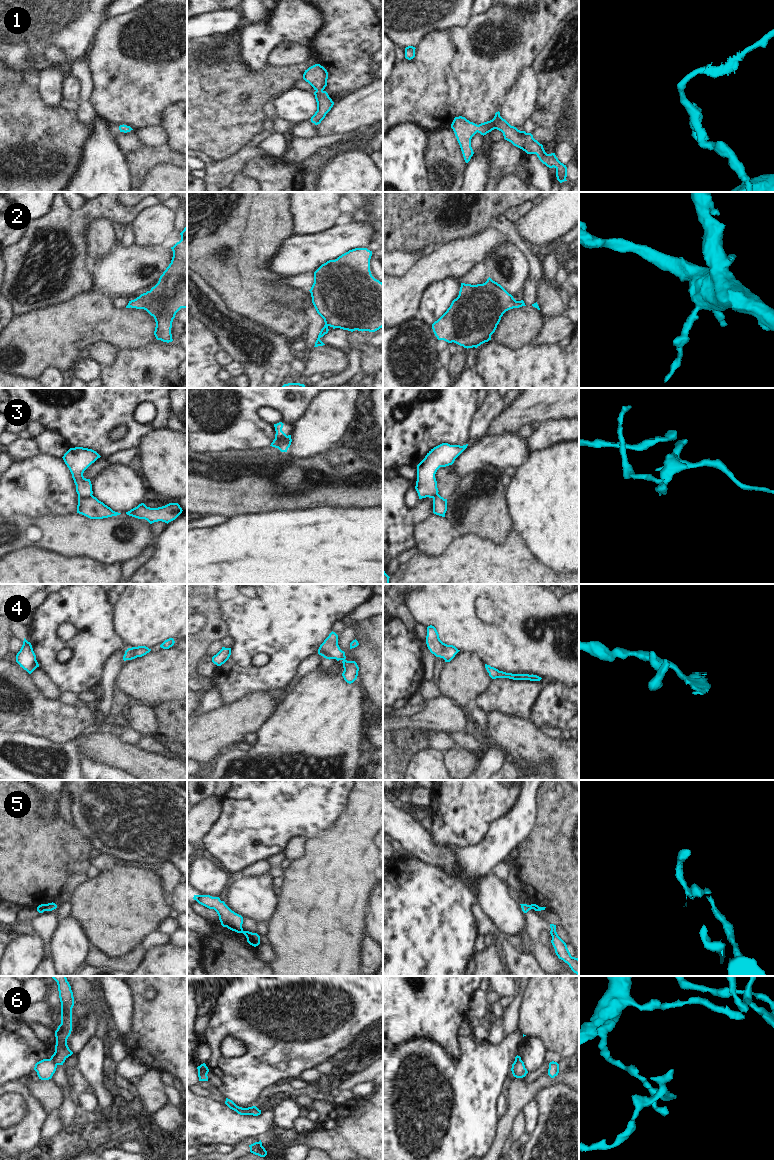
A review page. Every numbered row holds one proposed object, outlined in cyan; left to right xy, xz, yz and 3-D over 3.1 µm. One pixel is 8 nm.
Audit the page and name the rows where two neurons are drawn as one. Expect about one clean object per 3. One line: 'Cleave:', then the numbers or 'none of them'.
Cleave: 3, 5, 6

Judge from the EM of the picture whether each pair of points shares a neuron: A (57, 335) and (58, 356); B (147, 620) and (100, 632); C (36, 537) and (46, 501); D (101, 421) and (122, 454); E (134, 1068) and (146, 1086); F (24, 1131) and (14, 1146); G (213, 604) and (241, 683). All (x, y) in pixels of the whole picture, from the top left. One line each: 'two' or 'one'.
A: one
B: two
C: two
D: two
E: two
F: one
G: two

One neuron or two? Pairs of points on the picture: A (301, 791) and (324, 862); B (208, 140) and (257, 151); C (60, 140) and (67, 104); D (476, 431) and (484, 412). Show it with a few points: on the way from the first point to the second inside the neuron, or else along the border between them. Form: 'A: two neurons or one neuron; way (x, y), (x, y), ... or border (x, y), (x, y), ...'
A: two neurons; border (335, 823), (320, 834), (306, 839)
B: two neurons; border (246, 144), (233, 154), (221, 159)
C: two neurons; border (61, 106), (73, 112)
D: one neuron; way (479, 426), (482, 417)

